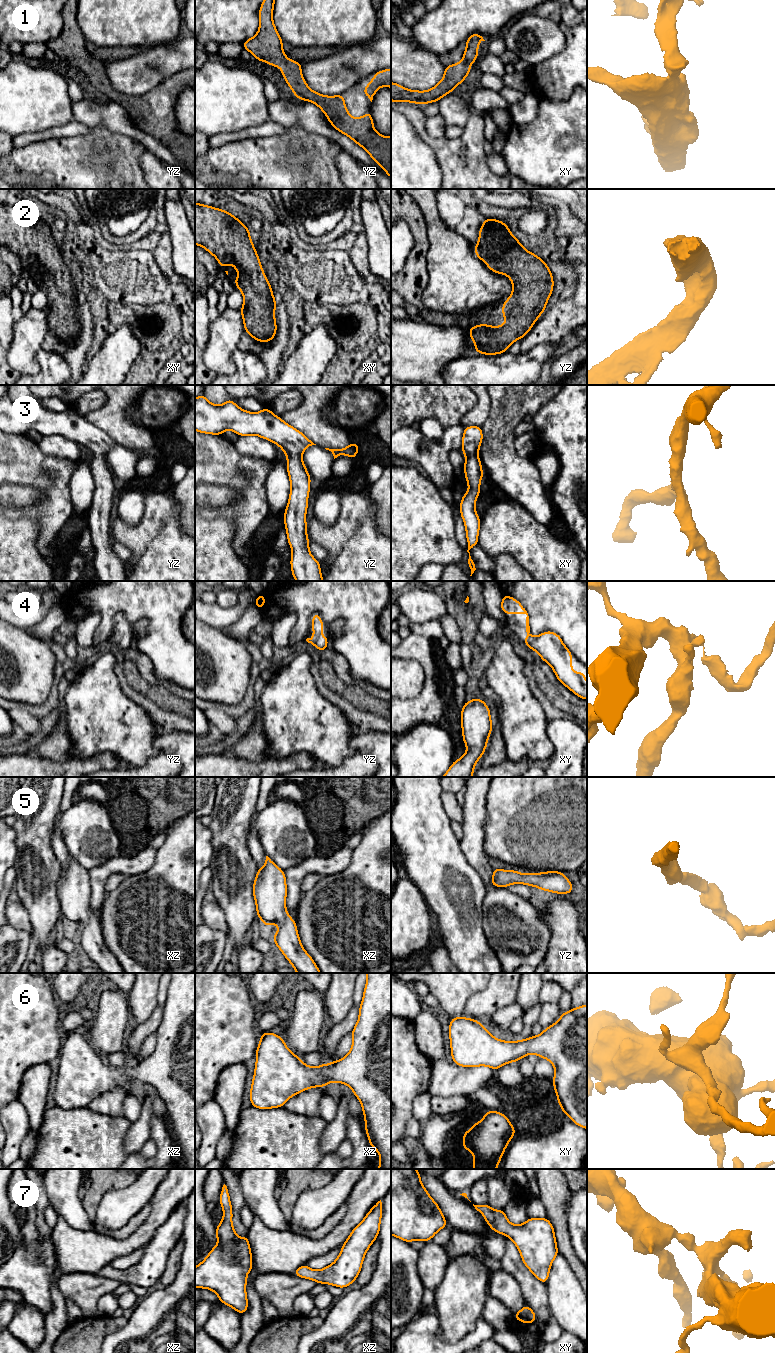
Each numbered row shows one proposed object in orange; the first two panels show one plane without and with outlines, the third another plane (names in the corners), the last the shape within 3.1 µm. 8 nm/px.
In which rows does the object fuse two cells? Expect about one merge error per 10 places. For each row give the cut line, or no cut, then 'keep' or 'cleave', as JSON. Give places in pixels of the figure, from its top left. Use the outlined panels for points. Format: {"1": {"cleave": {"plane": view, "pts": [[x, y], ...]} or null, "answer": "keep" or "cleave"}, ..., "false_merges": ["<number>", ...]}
{"1": {"cleave": null, "answer": "keep"}, "2": {"cleave": null, "answer": "keep"}, "3": {"cleave": null, "answer": "keep"}, "4": {"cleave": null, "answer": "keep"}, "5": {"cleave": null, "answer": "keep"}, "6": {"cleave": null, "answer": "keep"}, "7": {"cleave": null, "answer": "keep"}, "false_merges": []}

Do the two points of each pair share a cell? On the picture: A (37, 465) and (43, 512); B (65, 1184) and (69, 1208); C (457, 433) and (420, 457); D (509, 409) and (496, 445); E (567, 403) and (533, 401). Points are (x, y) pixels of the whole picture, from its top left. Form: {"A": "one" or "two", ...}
{"A": "one", "B": "one", "C": "one", "D": "one", "E": "two"}

